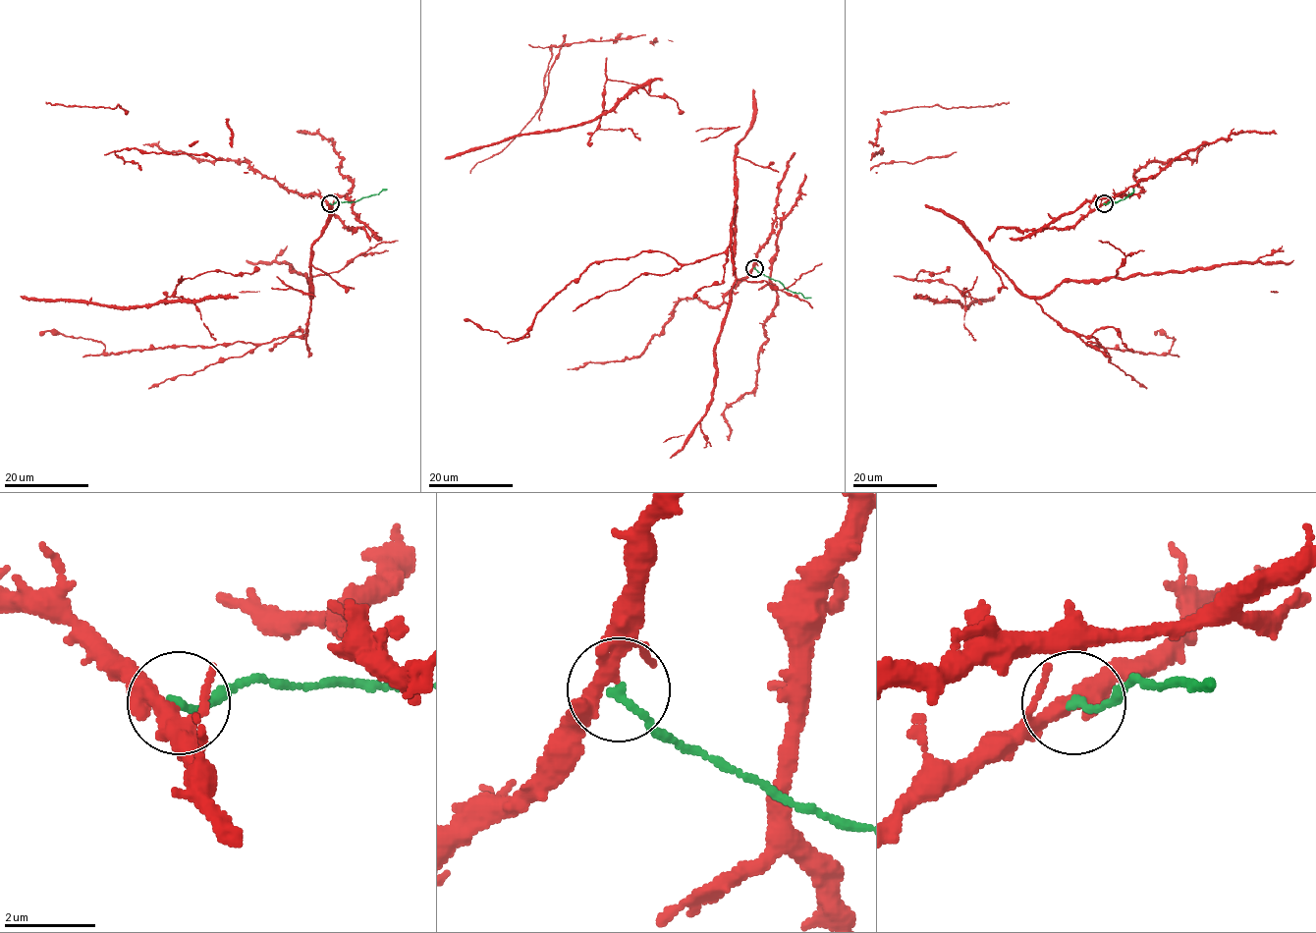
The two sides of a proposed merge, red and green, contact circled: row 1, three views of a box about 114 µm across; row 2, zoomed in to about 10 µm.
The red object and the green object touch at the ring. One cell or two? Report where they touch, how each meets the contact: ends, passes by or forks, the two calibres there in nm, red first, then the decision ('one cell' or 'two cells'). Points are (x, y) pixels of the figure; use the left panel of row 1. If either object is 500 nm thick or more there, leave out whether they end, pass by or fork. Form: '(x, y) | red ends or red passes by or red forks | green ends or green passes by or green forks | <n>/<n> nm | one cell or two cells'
(330, 203) | red forks | green ends | 240/180 nm | two cells

